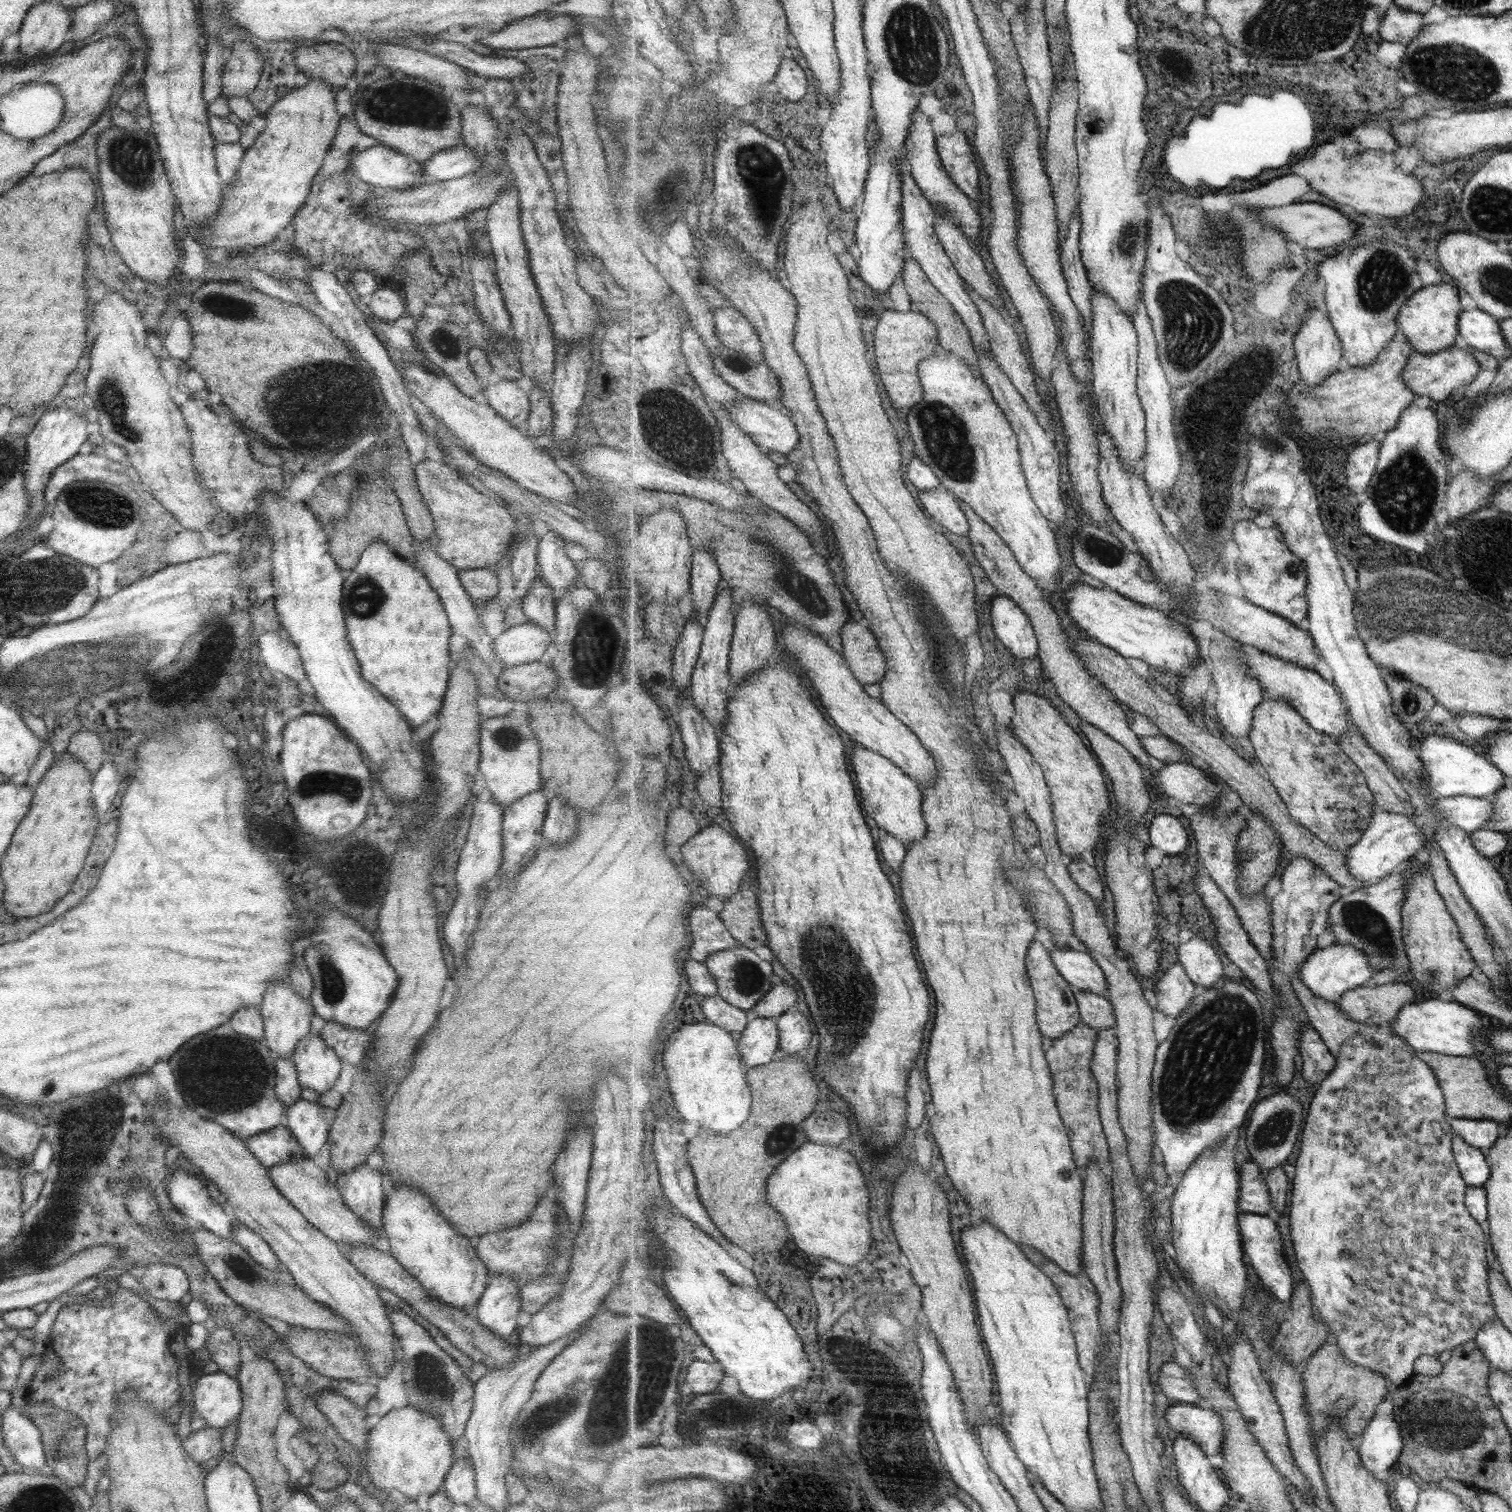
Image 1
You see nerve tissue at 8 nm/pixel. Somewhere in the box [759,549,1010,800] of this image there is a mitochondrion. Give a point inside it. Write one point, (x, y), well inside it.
(939, 651)

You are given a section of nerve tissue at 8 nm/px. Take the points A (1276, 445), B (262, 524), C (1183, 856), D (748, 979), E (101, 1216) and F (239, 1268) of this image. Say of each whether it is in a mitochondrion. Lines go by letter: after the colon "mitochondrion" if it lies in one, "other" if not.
A: mitochondrion
B: mitochondrion
C: other
D: mitochondrion
E: other
F: mitochondrion

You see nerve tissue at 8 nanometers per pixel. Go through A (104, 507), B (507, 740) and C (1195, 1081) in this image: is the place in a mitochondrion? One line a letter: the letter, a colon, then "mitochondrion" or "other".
A: mitochondrion
B: mitochondrion
C: mitochondrion

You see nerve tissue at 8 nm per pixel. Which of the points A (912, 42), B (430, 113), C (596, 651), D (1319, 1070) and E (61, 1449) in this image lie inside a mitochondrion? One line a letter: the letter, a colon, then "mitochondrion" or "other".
A: mitochondrion
B: mitochondrion
C: mitochondrion
D: other
E: mitochondrion

